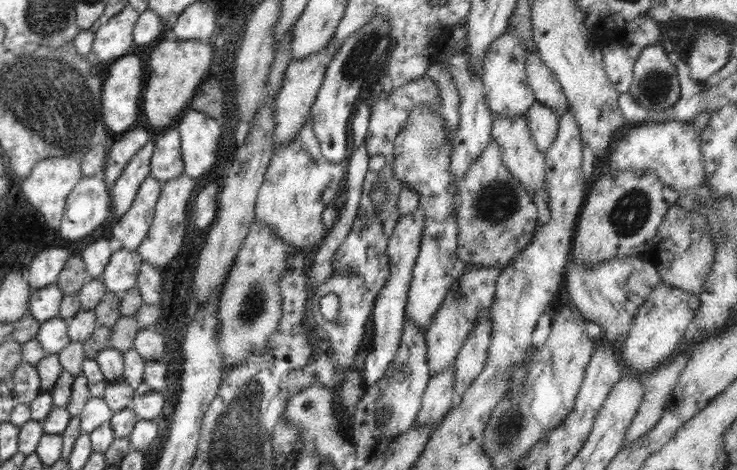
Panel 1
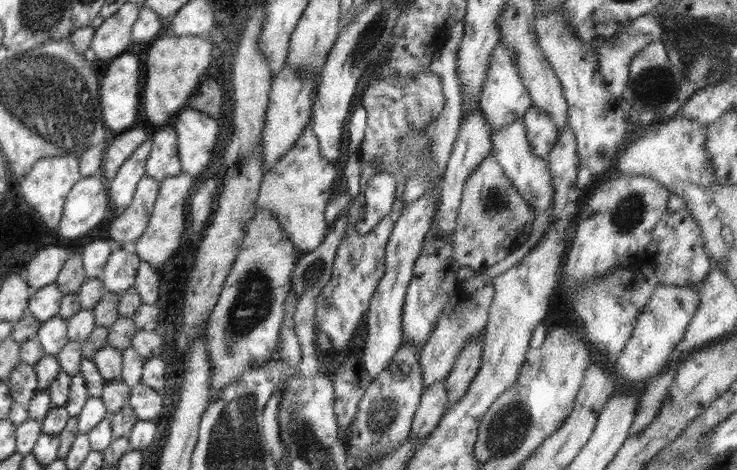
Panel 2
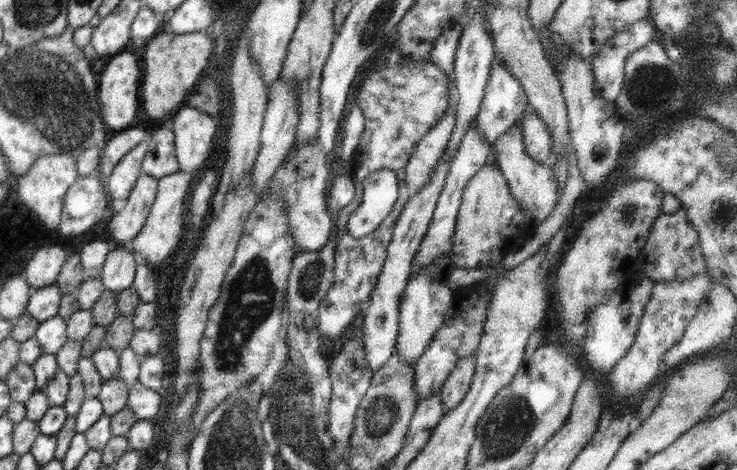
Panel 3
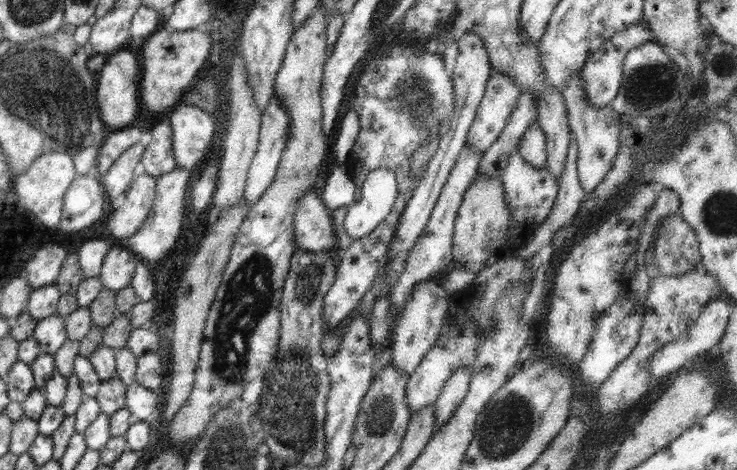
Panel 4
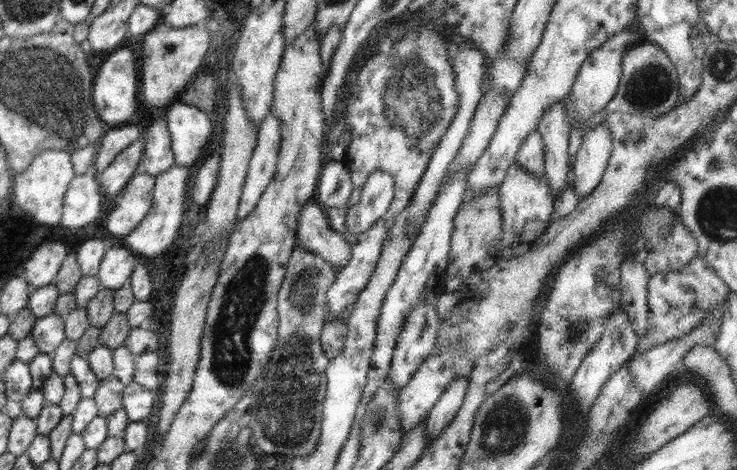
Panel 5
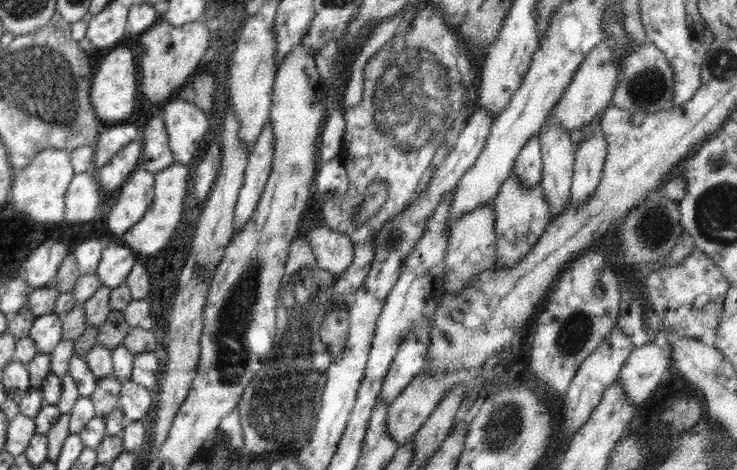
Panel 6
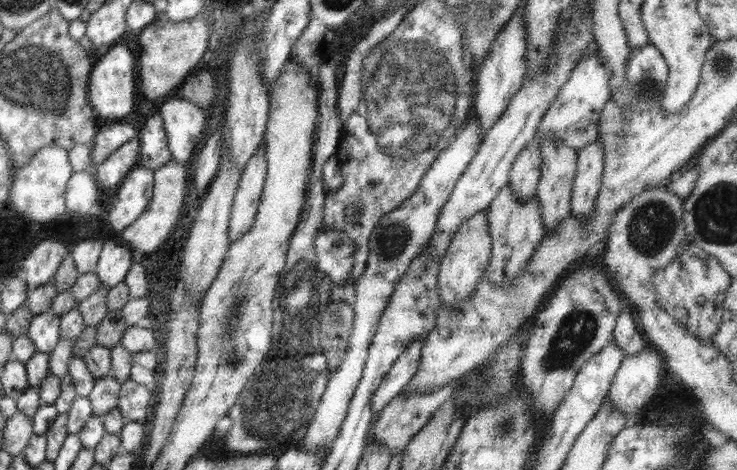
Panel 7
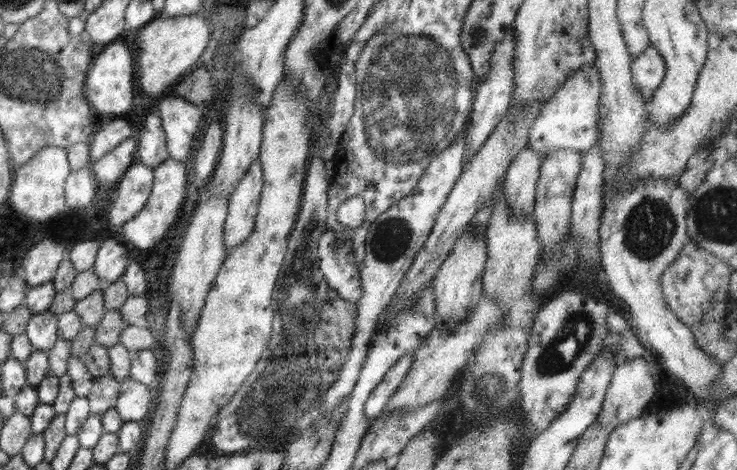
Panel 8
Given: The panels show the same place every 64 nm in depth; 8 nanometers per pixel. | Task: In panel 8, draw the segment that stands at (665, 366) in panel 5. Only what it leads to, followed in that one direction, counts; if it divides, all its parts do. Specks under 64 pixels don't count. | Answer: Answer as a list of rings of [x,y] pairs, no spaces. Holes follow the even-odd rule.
[[[644,357],[635,359],[625,359],[620,361],[612,380],[606,390],[604,404],[597,416],[600,425],[618,426],[620,423],[626,423],[630,419],[634,419],[642,413],[645,406],[652,400],[656,394],[655,382],[657,377],[652,377],[652,366]]]

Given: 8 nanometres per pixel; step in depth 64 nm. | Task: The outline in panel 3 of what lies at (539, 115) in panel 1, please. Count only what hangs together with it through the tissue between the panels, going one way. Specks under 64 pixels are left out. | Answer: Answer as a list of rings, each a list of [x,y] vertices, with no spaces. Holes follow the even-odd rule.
[[[532,109],[524,115],[522,121],[522,136],[524,137],[525,152],[536,161],[552,166],[555,162],[552,148],[553,141],[546,123]]]

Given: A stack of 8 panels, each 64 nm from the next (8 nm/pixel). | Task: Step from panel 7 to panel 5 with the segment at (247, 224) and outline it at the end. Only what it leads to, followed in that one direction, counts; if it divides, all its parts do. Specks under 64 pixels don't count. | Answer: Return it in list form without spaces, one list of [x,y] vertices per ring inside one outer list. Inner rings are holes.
[[[272,110],[260,122],[256,140],[257,146],[248,166],[237,210],[237,221],[252,212],[276,172],[280,153],[280,118]]]

